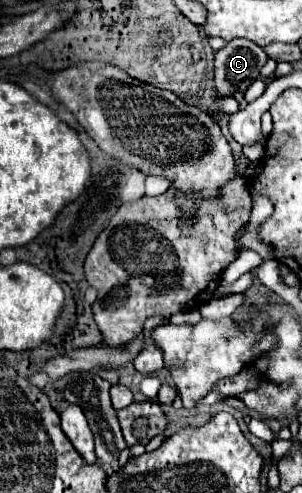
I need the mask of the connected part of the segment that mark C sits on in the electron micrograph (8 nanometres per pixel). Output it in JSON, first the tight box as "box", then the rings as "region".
{"box":[214,39,268,95],"region":[[[232,39],[214,59],[214,83],[218,93],[234,95],[234,91],[246,91],[260,75],[268,55],[262,47],[248,39]]]}

